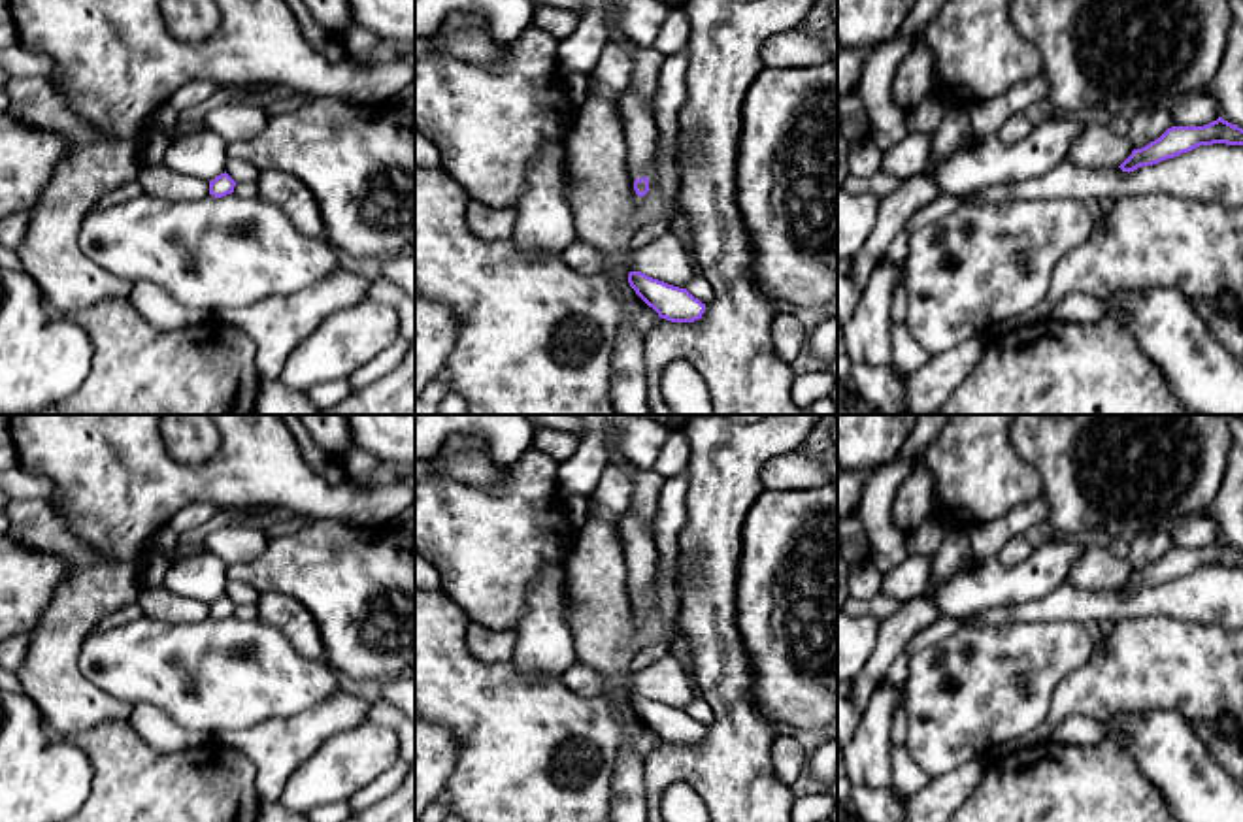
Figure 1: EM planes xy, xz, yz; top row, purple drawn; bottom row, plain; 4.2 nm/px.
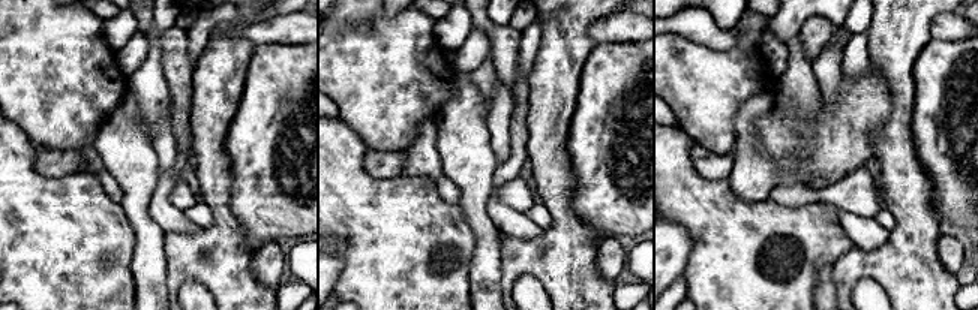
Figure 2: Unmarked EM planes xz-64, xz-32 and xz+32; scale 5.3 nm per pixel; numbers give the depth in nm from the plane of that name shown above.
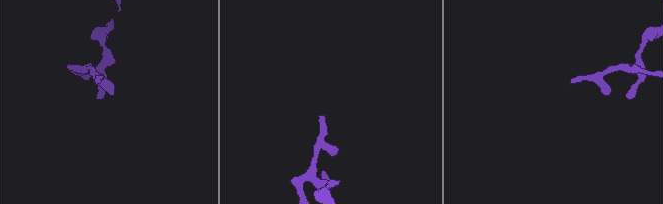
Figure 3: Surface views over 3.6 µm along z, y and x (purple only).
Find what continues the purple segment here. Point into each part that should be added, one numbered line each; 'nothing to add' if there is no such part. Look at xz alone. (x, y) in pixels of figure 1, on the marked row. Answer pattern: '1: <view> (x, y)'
1: xz (640, 129)

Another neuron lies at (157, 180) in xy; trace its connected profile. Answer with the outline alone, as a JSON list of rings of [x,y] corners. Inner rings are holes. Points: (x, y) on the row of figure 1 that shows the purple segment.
[[[143,162],[136,181],[143,194],[162,200],[194,202],[209,194],[207,181],[181,173],[164,162]]]

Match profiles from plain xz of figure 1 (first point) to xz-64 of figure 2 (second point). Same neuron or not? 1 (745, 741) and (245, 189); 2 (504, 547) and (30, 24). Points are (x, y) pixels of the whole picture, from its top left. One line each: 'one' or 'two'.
1: two
2: one

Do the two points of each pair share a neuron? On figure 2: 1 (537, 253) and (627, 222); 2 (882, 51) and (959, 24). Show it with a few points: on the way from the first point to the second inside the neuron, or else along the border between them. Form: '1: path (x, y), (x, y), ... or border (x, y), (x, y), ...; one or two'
1: border (573, 205), (582, 222), (600, 240); two
2: border (936, 15), (929, 27), (930, 36); two

